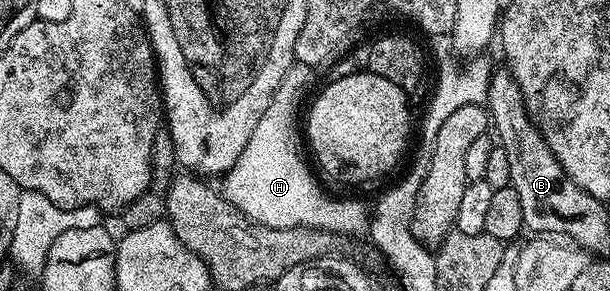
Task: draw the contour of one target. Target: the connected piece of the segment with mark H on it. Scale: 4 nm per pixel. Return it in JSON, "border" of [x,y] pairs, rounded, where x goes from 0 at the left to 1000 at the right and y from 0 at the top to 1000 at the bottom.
{"border":[[[482,223],[464,265],[464,278],[451,306],[444,347],[438,361],[434,385],[425,402],[411,471],[402,498],[398,519],[379,567],[379,581],[369,591],[366,625],[366,667],[372,694],[385,704],[402,735],[407,753],[416,753],[421,766],[430,766],[451,787],[470,787],[472,780],[510,780],[516,794],[536,794],[548,811],[585,808],[600,790],[607,763],[608,739],[585,684],[544,684],[539,670],[526,660],[523,632],[513,619],[513,601],[507,591],[507,574],[500,564],[500,546],[493,536],[493,505],[487,495],[487,378],[493,368],[493,309],[505,278],[508,247],[498,227]]]}

